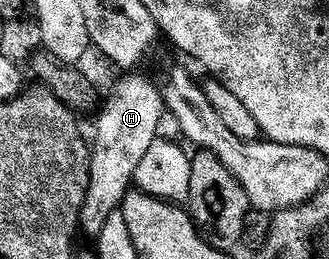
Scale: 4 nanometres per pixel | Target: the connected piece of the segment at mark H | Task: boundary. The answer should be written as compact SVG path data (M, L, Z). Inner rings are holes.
M139 72L121 77L100 107L95 142L91 144L90 184L79 220L80 229L91 235L91 238L98 237L108 215L122 205L137 165L158 139L163 114L165 118L167 112L162 91L157 84L155 86L147 77L139 75Z

